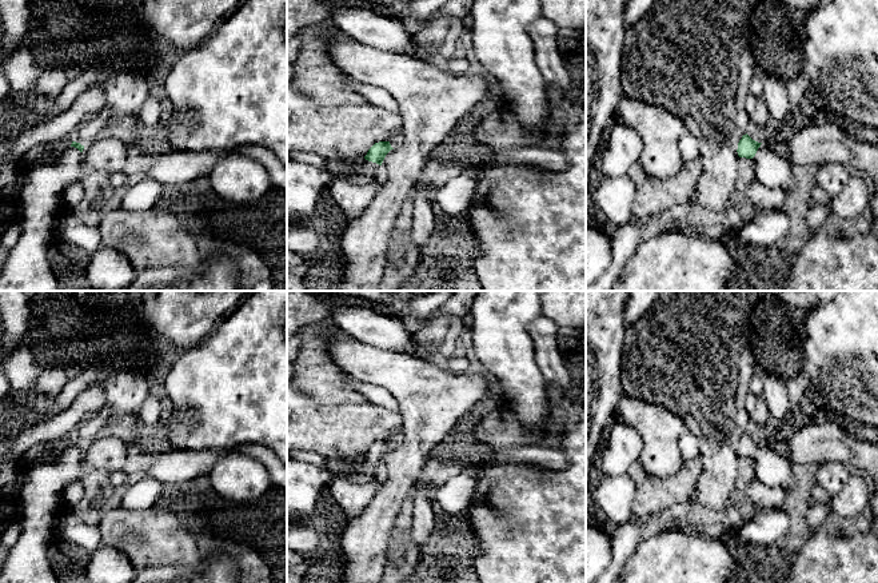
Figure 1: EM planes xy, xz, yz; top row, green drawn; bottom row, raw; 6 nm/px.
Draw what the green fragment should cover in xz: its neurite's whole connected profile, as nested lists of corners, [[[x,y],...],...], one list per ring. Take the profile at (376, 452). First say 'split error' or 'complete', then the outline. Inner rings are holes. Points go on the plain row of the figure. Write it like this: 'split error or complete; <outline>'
split error; [[[390,440],[375,442],[364,455],[362,466],[354,471],[344,472],[344,479],[352,483],[378,486],[383,478],[382,462],[391,448],[394,447]]]

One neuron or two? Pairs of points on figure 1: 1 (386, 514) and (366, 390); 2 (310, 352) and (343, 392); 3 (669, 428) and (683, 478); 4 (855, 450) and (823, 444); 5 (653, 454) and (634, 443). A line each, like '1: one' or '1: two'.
1: two
2: one
3: two
4: one
5: two

